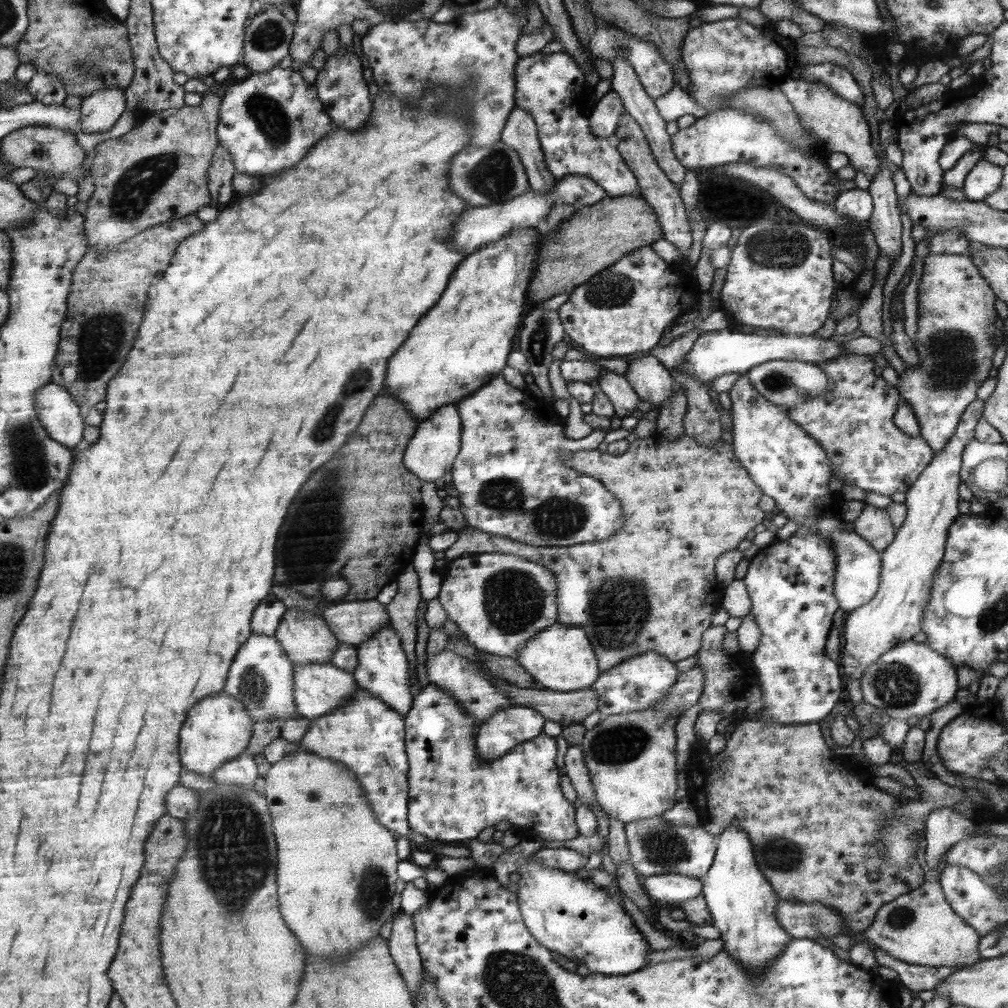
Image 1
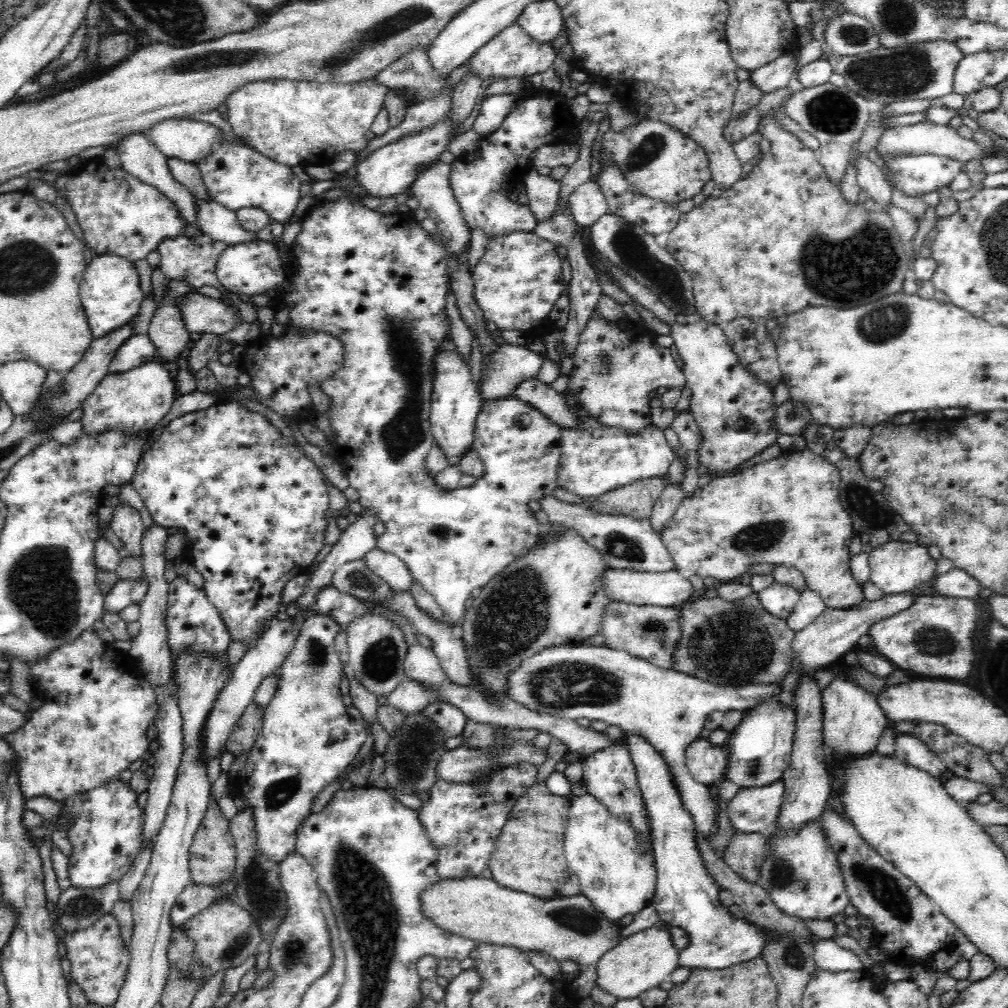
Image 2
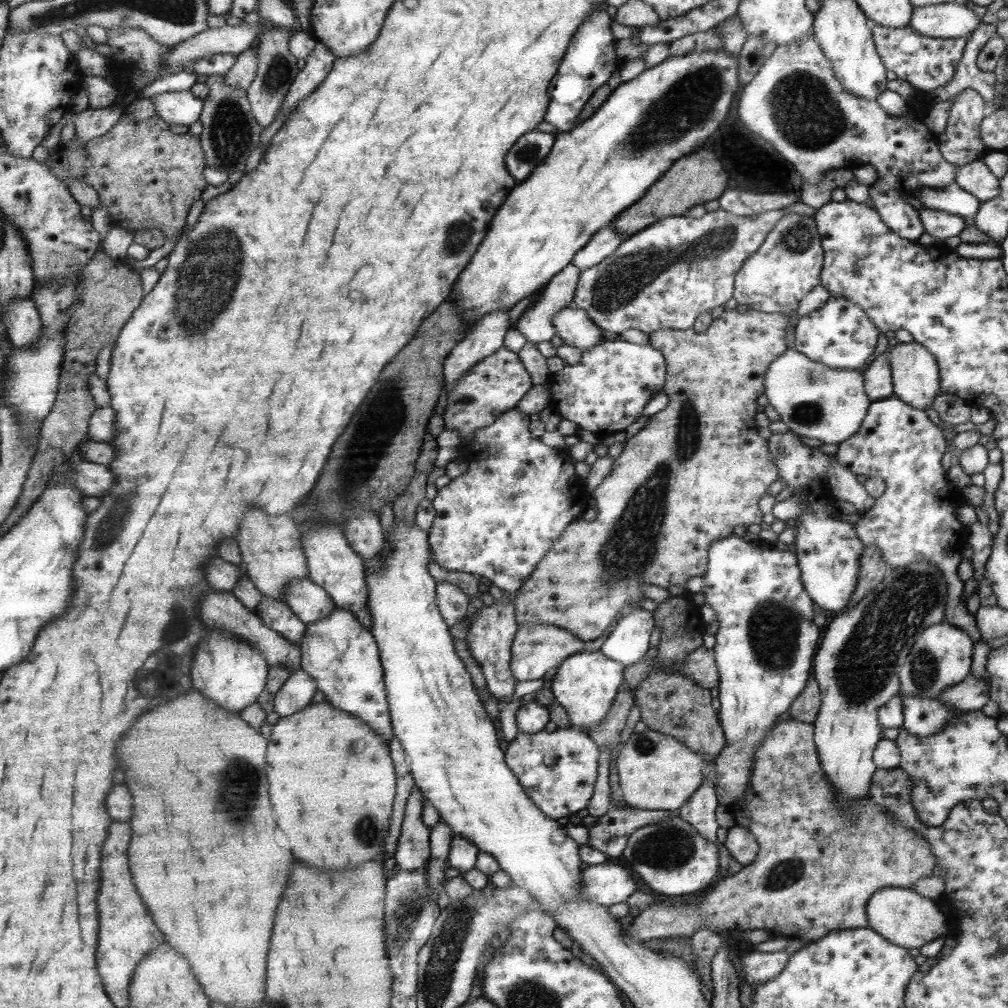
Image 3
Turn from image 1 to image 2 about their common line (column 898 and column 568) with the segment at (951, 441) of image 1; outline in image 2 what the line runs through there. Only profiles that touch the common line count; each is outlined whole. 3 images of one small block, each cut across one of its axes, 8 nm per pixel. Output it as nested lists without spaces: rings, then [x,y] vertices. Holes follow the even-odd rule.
[[[549,523],[547,530],[543,531],[543,533],[539,533],[535,543],[528,547],[524,551],[524,554],[516,558],[516,560],[512,560],[502,572],[496,574],[494,578],[488,581],[488,584],[484,585],[484,588],[481,588],[480,595],[473,599],[471,607],[464,613],[463,643],[469,668],[471,668],[471,672],[475,674],[475,678],[479,680],[481,684],[485,684],[489,690],[495,690],[495,692],[503,694],[507,688],[507,684],[506,677],[502,675],[502,670],[518,668],[523,659],[528,659],[530,656],[536,655],[544,648],[564,644],[580,644],[584,638],[598,634],[598,632],[600,632],[600,620],[602,620],[604,608],[606,608],[606,604],[609,603],[609,598],[605,595],[605,591],[603,590],[603,581],[600,581],[603,580],[603,572],[606,568],[608,568],[608,566],[606,562],[604,562],[602,554],[588,545],[588,542],[586,542],[578,532],[571,528],[563,528],[562,526],[555,526],[555,524]]]

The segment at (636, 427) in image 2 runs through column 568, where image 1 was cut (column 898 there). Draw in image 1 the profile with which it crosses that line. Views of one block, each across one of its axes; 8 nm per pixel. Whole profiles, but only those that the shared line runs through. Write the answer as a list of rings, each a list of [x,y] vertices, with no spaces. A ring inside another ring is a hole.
[[[964,252],[928,254],[922,258],[922,266],[917,284],[913,345],[918,363],[911,366],[903,364],[896,388],[901,400],[911,406],[919,423],[920,438],[933,451],[940,451],[957,430],[963,412],[974,403],[978,388],[988,377],[995,352],[993,330],[998,315],[993,290]]]

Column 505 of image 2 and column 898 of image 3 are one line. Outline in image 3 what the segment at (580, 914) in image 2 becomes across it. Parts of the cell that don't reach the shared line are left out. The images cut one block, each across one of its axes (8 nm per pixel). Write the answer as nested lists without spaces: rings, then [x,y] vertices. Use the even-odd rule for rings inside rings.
[[[883,888],[870,897],[866,906],[866,916],[869,918],[868,928],[874,929],[888,941],[903,948],[919,949],[923,944],[936,938],[944,938],[945,918],[937,910],[937,906],[927,898],[917,896],[907,888]]]

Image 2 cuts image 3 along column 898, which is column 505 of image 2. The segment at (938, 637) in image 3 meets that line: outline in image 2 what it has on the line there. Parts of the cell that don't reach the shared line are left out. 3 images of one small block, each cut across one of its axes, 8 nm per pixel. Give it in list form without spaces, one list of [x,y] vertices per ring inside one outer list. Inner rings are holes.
[[[564,644],[550,646],[540,650],[536,655],[523,659],[518,668],[502,670],[506,677],[507,688],[503,695],[510,697],[515,703],[522,704],[528,710],[542,712],[552,716],[576,720],[576,718],[588,718],[588,720],[604,720],[606,724],[620,726],[624,733],[643,736],[656,751],[664,757],[669,771],[674,776],[676,787],[680,791],[684,808],[696,823],[698,834],[708,836],[718,831],[716,803],[709,796],[708,787],[696,782],[687,770],[685,764],[685,751],[700,737],[708,714],[712,711],[723,713],[732,710],[748,710],[756,704],[760,704],[764,698],[772,694],[778,694],[777,683],[769,685],[740,685],[719,684],[716,681],[703,681],[686,673],[672,671],[656,667],[650,661],[640,659],[627,653],[608,647],[580,644]]]

